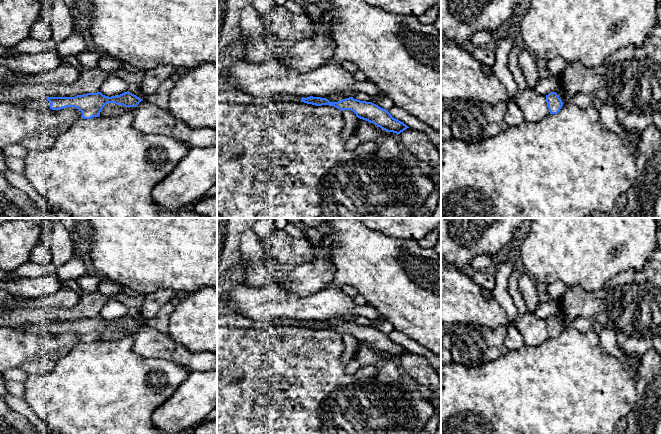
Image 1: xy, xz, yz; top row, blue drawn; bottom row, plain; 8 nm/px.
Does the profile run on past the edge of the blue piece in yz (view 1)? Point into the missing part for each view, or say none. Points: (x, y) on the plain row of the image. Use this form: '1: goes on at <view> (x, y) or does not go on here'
1: does not go on here

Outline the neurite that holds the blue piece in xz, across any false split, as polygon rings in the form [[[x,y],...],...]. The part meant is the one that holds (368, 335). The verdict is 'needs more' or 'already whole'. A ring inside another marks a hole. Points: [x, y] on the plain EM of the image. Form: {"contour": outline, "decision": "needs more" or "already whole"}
{"contour": [[[310,320],[307,322],[302,321],[301,326],[316,330],[334,330],[341,335],[351,334],[358,342],[373,347],[387,356],[400,358],[409,352],[403,346],[393,342],[388,334],[383,333],[372,326],[360,325],[353,321],[349,321],[338,326],[330,326],[326,322]]], "decision": "already whole"}

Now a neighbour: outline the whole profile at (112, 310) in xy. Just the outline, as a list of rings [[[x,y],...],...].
[[[116,300],[107,302],[100,311],[100,316],[108,321],[117,320],[128,315],[128,308]]]

